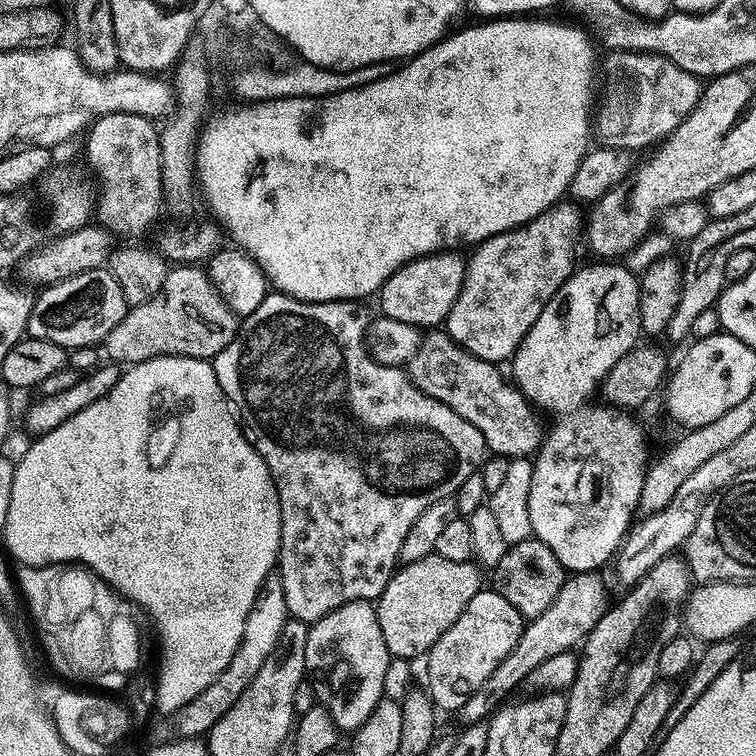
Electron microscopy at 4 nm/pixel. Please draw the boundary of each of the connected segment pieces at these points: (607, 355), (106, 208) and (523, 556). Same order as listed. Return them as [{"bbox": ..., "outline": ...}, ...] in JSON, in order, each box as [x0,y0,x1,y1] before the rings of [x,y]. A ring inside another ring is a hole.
[{"bbox":[511,262,641,412],"outline":[[[592,262],[589,268],[577,267],[572,277],[563,284],[546,302],[538,322],[530,326],[526,338],[516,347],[516,355],[511,357],[512,376],[521,394],[537,409],[550,412],[564,412],[586,399],[592,391],[601,387],[608,371],[627,352],[637,347],[641,339],[640,330],[640,282],[637,273],[631,272],[620,262]]]},{"bbox":[86,112,164,234],"outline":[[[111,112],[105,116],[98,116],[92,121],[87,129],[86,137],[88,136],[88,160],[92,163],[97,174],[100,175],[104,182],[104,193],[100,196],[100,220],[99,223],[107,228],[113,234],[119,232],[144,232],[156,220],[156,215],[159,214],[160,208],[162,212],[162,201],[164,200],[164,187],[162,186],[162,178],[160,177],[160,133],[157,125],[151,120],[142,118],[138,114],[126,114],[125,112]]]},{"bbox":[490,538,566,618],"outline":[[[529,538],[509,546],[496,568],[491,569],[490,576],[491,591],[502,594],[502,598],[506,598],[506,602],[510,602],[510,606],[514,606],[521,616],[531,618],[542,614],[542,610],[546,610],[546,606],[558,598],[558,590],[562,590],[566,579],[566,570],[558,558],[554,558],[554,550],[550,550],[550,546]]]}]

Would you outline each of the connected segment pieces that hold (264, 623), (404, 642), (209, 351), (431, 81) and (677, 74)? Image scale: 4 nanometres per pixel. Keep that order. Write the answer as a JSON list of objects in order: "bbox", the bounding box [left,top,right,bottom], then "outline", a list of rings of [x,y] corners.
[{"bbox":[174,574,289,737],"outline":[[[273,574],[260,589],[258,598],[246,618],[246,630],[242,630],[242,642],[234,658],[230,658],[230,666],[226,666],[226,670],[222,670],[222,674],[218,674],[218,678],[214,678],[214,682],[210,682],[210,686],[206,686],[206,690],[198,694],[198,698],[194,698],[194,702],[188,702],[182,710],[176,712],[174,723],[176,723],[177,737],[203,737],[214,726],[214,722],[218,722],[218,718],[222,718],[222,714],[226,714],[226,710],[230,710],[230,706],[234,706],[234,702],[242,698],[242,690],[246,690],[246,686],[254,682],[254,674],[262,670],[262,662],[266,662],[274,646],[278,646],[278,636],[282,634],[282,626],[286,626],[289,619],[286,590],[282,590],[279,575]]]},{"bbox":[375,555,482,661],"outline":[[[438,555],[422,557],[418,561],[410,561],[397,567],[393,572],[386,590],[382,590],[380,599],[375,601],[378,614],[378,626],[382,626],[382,638],[386,638],[389,657],[400,657],[411,661],[414,656],[423,657],[458,622],[458,614],[466,610],[466,602],[474,598],[474,594],[482,591],[480,584],[481,569],[472,562],[450,562]]]},{"bbox":[107,266,238,366],"outline":[[[172,266],[162,290],[142,306],[128,312],[110,330],[107,359],[121,366],[141,364],[159,356],[189,356],[211,361],[236,337],[238,317],[218,292],[207,271],[200,266]]]},{"bbox":[195,14,598,303],"outline":[[[536,14],[488,18],[476,22],[480,24],[473,28],[445,35],[444,39],[430,45],[425,52],[419,52],[417,56],[401,63],[388,76],[361,88],[336,93],[321,100],[310,97],[270,100],[255,106],[244,106],[241,112],[228,112],[218,120],[209,119],[198,136],[195,169],[203,195],[204,192],[208,195],[213,212],[232,234],[231,243],[243,248],[255,260],[277,293],[307,303],[363,301],[368,298],[364,296],[371,292],[372,295],[379,293],[390,274],[419,256],[456,250],[461,247],[459,244],[475,246],[494,234],[520,228],[526,222],[538,218],[538,214],[550,206],[561,203],[570,186],[570,178],[574,178],[582,158],[590,150],[590,121],[598,100],[596,48],[592,45],[593,37],[587,31],[584,33],[578,25],[540,19],[544,18]]]},{"bbox":[594,51,702,150],"outline":[[[613,51],[612,56],[609,58],[606,64],[606,88],[602,90],[602,101],[598,106],[598,113],[594,118],[594,136],[596,136],[601,145],[606,148],[619,148],[621,150],[633,150],[632,148],[644,148],[643,150],[651,149],[653,146],[660,143],[661,140],[669,136],[671,132],[676,129],[677,126],[685,120],[685,118],[692,113],[694,106],[700,100],[700,93],[702,91],[701,77],[690,74],[686,70],[682,70],[678,66],[674,66],[674,62],[670,62],[666,58],[661,56],[655,56],[652,52],[617,52]]]}]

